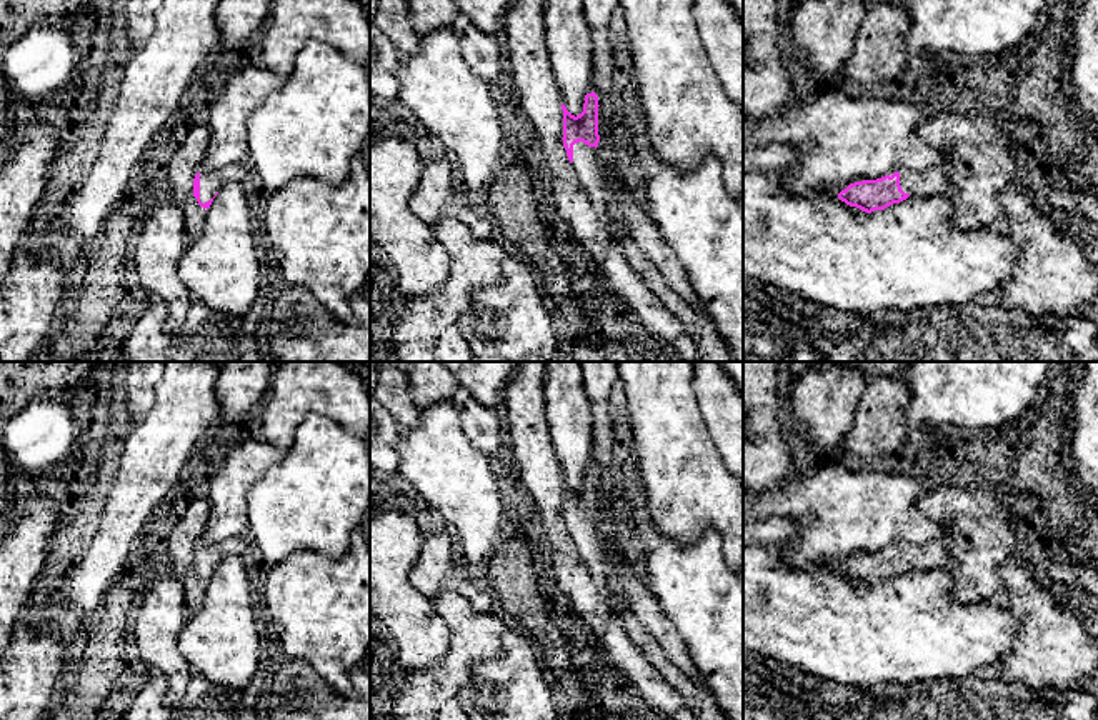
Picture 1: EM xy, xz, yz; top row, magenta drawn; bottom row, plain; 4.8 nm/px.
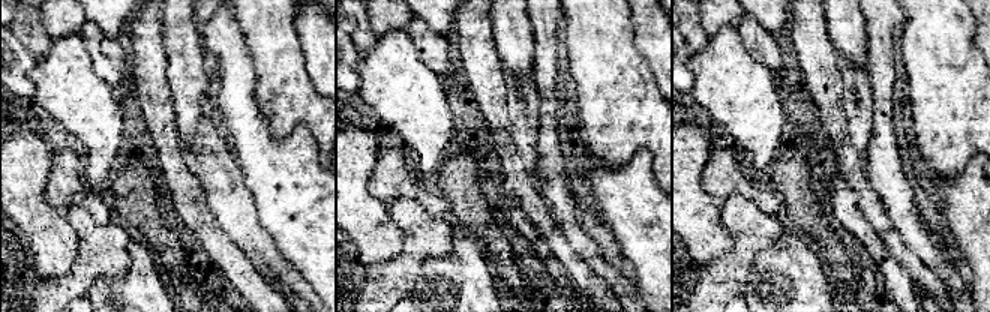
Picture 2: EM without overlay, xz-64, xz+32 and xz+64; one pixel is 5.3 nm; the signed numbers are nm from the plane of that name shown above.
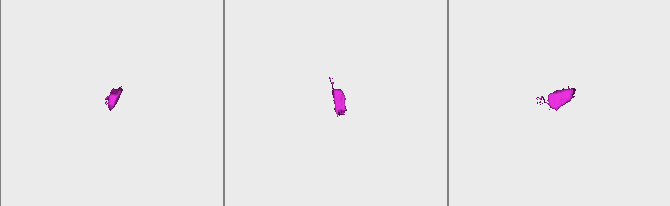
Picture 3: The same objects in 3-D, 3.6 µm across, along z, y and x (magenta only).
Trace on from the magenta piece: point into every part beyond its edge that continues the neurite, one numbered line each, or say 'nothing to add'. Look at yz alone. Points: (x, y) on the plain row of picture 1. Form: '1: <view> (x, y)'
1: yz (933, 554)

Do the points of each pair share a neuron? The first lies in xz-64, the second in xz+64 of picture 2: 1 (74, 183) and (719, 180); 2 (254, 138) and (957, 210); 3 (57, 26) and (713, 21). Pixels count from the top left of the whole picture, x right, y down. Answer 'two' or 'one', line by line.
1: one
2: one
3: one

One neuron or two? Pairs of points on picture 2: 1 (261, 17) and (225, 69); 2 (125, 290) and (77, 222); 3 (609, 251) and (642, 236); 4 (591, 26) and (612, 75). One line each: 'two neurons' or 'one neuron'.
1: two neurons
2: two neurons
3: two neurons
4: one neuron

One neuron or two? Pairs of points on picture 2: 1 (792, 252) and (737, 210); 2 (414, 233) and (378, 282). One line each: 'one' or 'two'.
1: two
2: one

